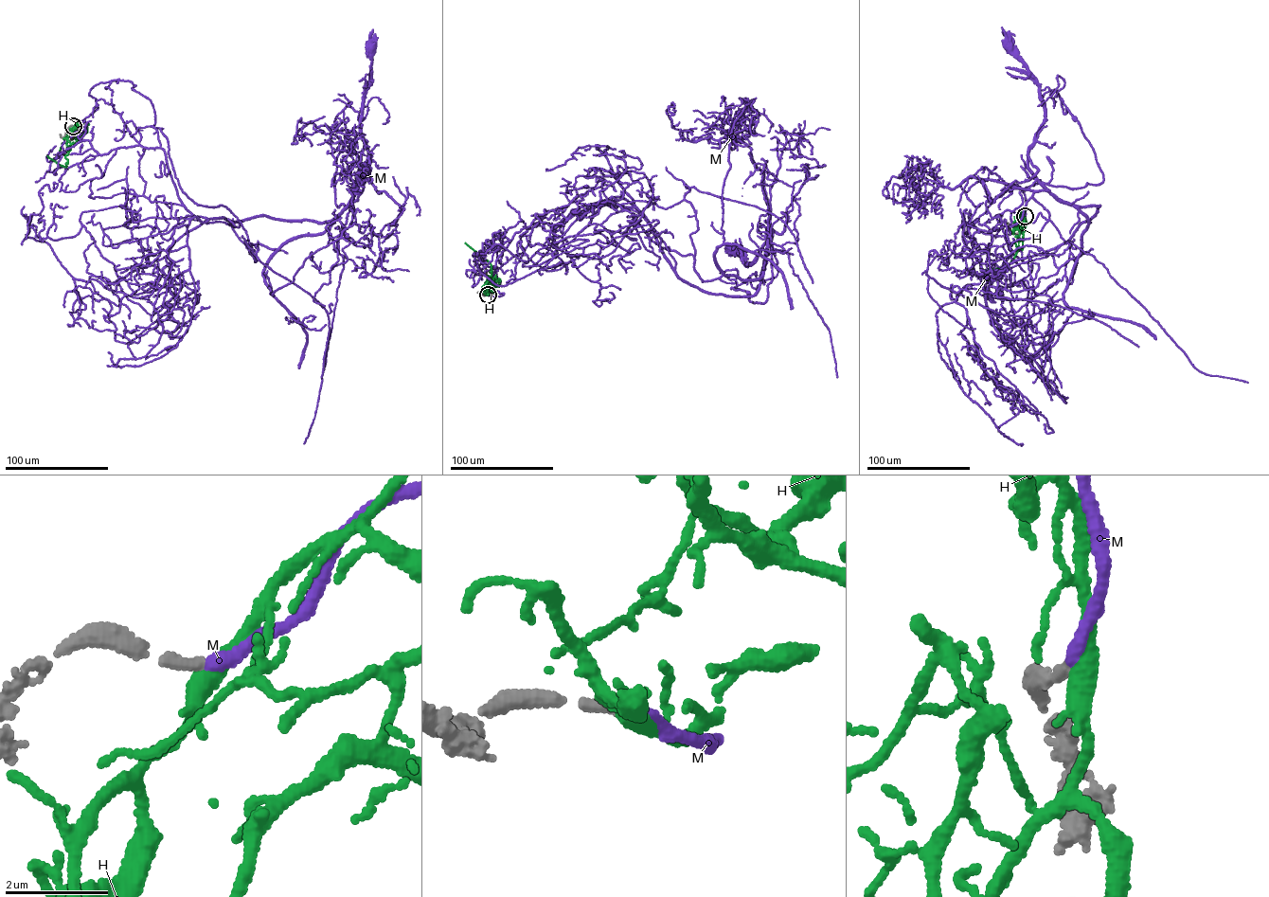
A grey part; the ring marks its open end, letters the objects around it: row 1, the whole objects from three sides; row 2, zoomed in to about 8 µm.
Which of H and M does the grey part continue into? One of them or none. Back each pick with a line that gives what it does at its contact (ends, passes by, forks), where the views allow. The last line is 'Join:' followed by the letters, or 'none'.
M: it ends there
Join: M

